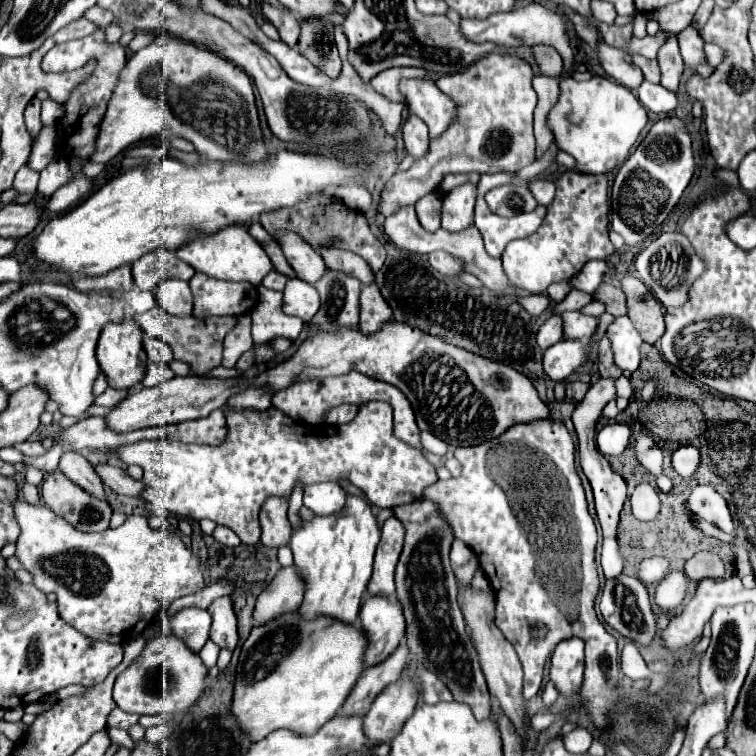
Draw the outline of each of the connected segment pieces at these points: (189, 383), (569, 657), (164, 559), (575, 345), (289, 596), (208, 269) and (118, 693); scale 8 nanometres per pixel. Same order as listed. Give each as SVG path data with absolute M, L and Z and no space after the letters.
M174 377L172 381L166 381L158 387L150 389L138 389L134 393L128 393L120 403L112 407L108 415L104 415L104 421L108 423L108 429L114 429L114 433L128 433L144 427L164 427L172 423L182 423L190 419L200 419L210 415L210 411L222 407L226 399L236 395L238 391L234 387L226 387L226 383L212 379L212 381L200 381L198 377Z
M564 639L556 645L550 663L550 681L560 695L572 697L580 691L584 675L584 641Z
M18 497L14 507L14 517L20 525L20 535L16 541L16 559L32 575L34 585L42 593L58 595L60 617L84 633L90 639L100 641L120 641L128 643L142 635L148 623L158 615L164 605L170 605L182 595L200 591L206 583L198 565L198 557L182 543L182 539L166 529L152 529L146 517L130 515L120 527L108 527L102 533L82 533L74 529L68 521L56 515L44 505L32 505Z
M558 341L544 353L544 373L554 383L562 383L570 373L584 365L588 349L590 345L584 341Z
M284 567L272 579L272 583L260 593L254 607L254 623L266 625L272 617L280 617L280 613L290 613L298 609L304 597L304 581L296 573L294 567Z
M230 225L220 229L220 233L194 237L188 243L184 243L180 249L176 249L176 255L188 265L192 265L196 271L202 271L210 277L228 279L228 281L248 281L252 285L260 285L262 279L274 269L262 245L248 233L244 225Z
M158 635L146 641L140 657L114 683L114 701L120 709L138 715L170 715L192 707L206 689L208 667L176 635Z

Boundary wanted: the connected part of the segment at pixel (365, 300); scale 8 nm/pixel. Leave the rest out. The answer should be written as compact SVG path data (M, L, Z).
M372 281L372 285L364 285L360 293L360 329L364 333L374 333L390 319L392 309L388 309L376 281Z

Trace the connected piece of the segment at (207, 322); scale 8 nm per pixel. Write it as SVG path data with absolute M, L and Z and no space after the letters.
M154 305L146 313L134 315L132 319L142 329L142 333L168 343L174 351L174 357L188 363L194 369L196 375L204 375L210 369L220 365L220 361L222 361L222 341L224 341L226 333L232 331L232 327L236 325L236 317L206 317L206 319L194 319L192 315L174 317L174 315L166 313L164 309L160 309L160 305Z

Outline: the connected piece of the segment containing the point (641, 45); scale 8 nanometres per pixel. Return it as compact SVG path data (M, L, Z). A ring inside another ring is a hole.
M658 31L654 37L650 37L650 35L646 35L644 39L632 39L630 41L630 45L628 45L628 49L632 51L632 53L640 53L640 55L644 55L644 57L648 57L648 59L654 59L656 57L656 53L658 53L658 49L662 47L662 43L668 39L668 35L670 33L666 33L666 31Z

